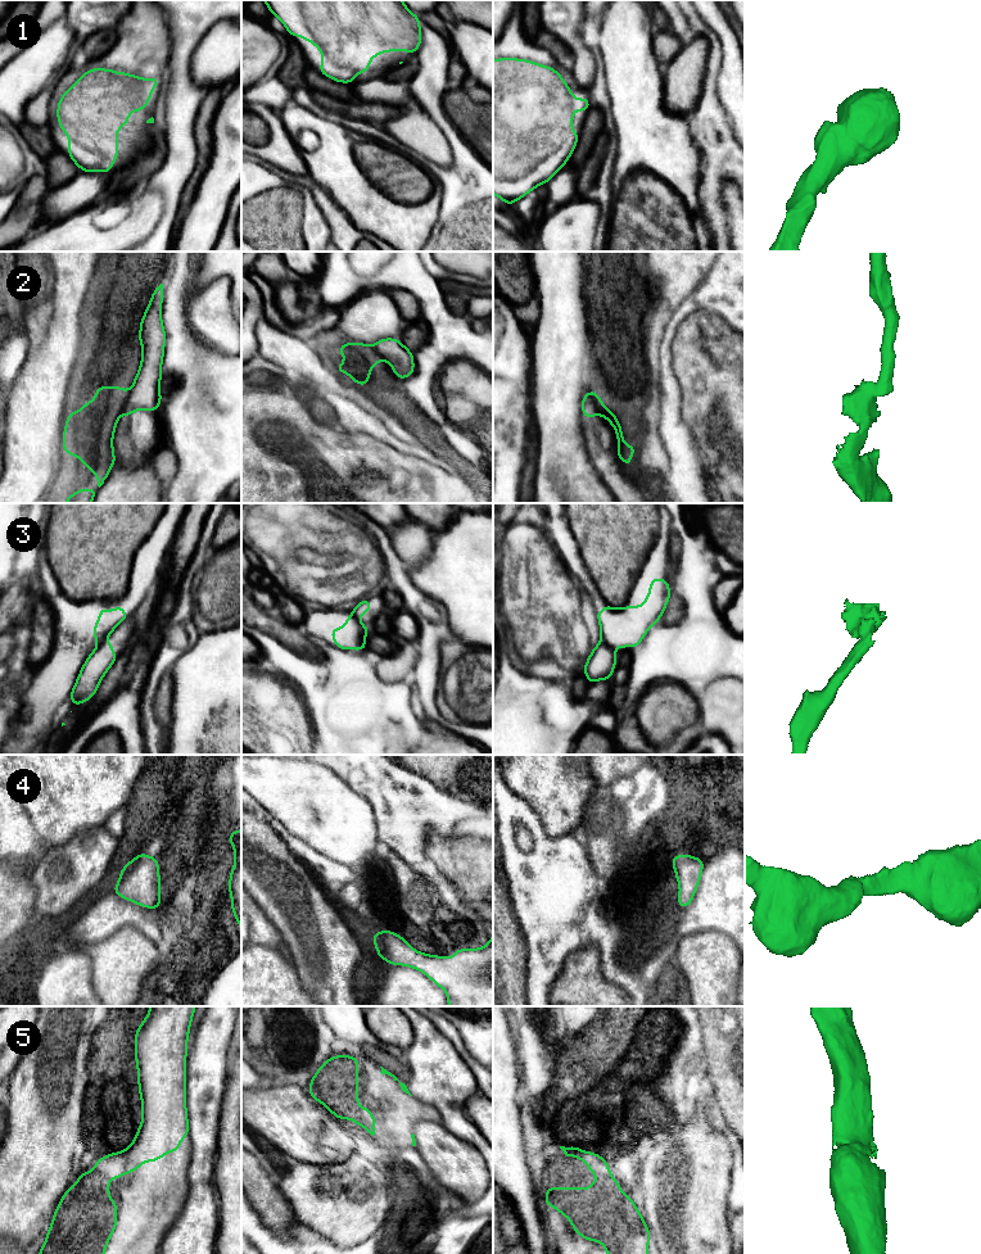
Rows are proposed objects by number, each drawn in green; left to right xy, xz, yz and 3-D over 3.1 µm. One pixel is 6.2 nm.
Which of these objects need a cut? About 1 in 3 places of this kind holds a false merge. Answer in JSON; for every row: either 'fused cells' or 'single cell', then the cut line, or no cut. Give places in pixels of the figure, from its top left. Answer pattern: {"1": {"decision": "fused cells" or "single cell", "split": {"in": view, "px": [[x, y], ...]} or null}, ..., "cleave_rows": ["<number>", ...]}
{"1": {"decision": "single cell", "split": null}, "2": {"decision": "fused cells", "split": {"in": "yz", "px": [[588, 392], [599, 413]]}}, "3": {"decision": "fused cells", "split": {"in": "yz", "px": [[601, 639], [610, 648]]}}, "4": {"decision": "single cell", "split": null}, "5": {"decision": "single cell", "split": null}, "cleave_rows": ["2", "3"]}

